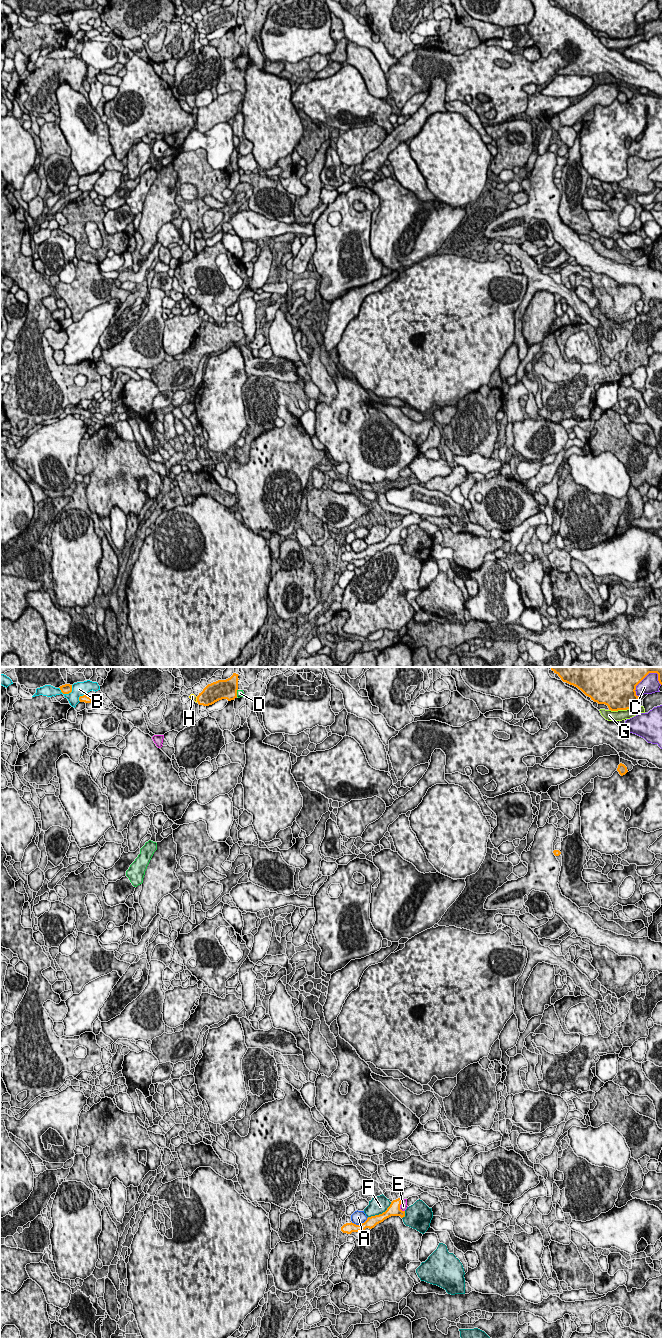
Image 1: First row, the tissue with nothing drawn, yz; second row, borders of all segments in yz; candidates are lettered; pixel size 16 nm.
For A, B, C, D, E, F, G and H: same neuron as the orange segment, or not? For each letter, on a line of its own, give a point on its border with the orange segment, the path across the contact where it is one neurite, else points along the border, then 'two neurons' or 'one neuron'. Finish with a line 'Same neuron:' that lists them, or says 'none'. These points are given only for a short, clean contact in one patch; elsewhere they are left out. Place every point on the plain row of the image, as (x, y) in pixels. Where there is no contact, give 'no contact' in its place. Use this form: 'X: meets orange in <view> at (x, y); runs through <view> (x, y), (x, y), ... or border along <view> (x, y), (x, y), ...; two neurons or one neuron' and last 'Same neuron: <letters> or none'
A: meets orange in yz at (359, 552); two neurons
B: meets orange in yz at (65, 21); two neurons
C: meets orange in yz at (641, 8); two neurons
D: meets orange in yz at (236, 21); two neurons
E: meets orange in yz at (399, 534); two neurons
F: meets orange in yz at (380, 542); two neurons
G: meets orange in yz at (620, 37); two neurons
H: meets orange in yz at (197, 27); border along yz (196, 25), (197, 29); two neurons
Same neuron: none

